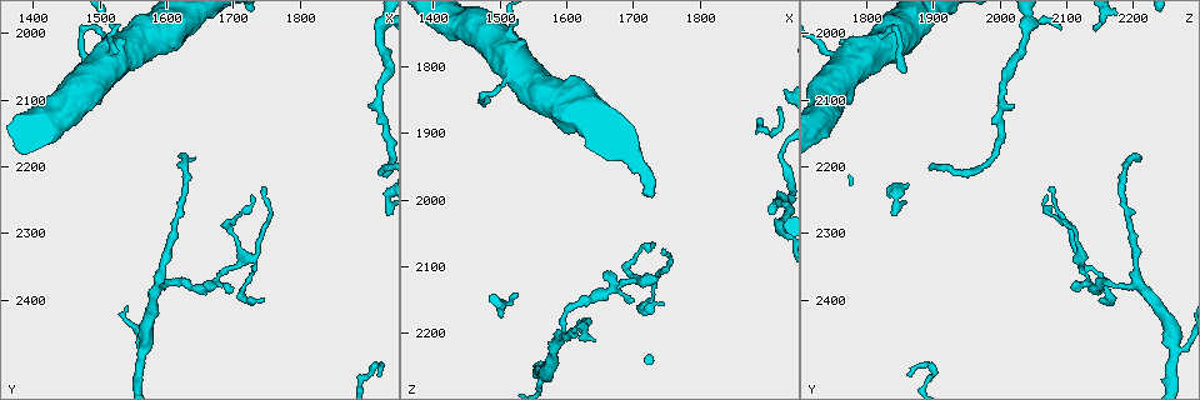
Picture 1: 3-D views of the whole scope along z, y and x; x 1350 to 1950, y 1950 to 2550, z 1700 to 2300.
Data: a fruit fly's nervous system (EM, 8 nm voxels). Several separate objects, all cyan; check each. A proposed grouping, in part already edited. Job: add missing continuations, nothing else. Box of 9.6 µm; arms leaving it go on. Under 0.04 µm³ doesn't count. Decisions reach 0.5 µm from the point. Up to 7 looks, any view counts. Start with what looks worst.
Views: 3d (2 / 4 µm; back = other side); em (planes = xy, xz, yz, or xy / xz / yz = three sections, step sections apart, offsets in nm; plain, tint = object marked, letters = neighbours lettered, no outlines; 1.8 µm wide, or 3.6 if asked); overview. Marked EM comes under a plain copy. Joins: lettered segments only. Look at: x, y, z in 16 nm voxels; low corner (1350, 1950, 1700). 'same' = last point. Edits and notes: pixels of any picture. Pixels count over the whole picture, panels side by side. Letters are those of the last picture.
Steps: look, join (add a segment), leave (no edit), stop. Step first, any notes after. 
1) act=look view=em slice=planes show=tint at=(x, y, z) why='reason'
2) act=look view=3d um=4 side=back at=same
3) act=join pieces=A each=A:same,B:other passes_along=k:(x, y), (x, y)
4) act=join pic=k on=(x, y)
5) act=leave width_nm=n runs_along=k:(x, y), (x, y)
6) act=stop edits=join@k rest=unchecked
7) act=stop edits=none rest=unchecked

act=look view=em slice=yz step=8 show=letters at=(1640, 2190, 2210) why='thin end'

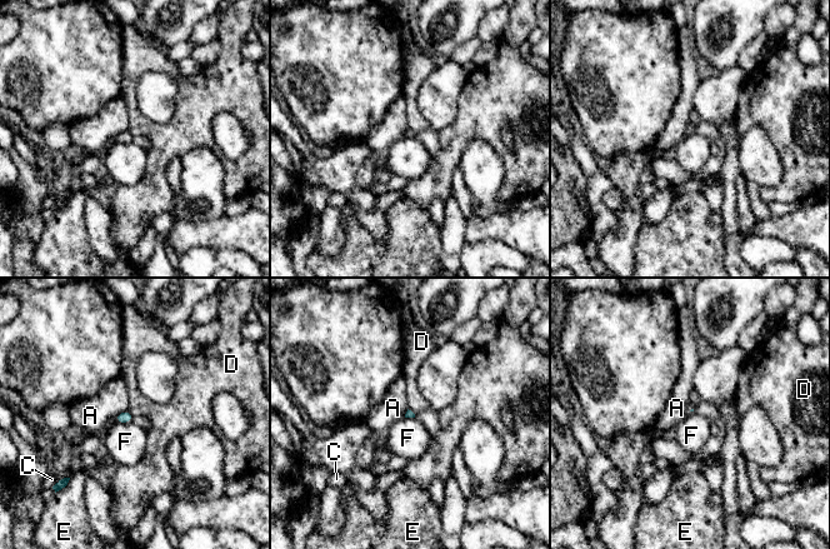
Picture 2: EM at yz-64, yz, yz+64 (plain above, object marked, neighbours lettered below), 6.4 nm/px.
act=look view=em slice=planes show=letters at=same

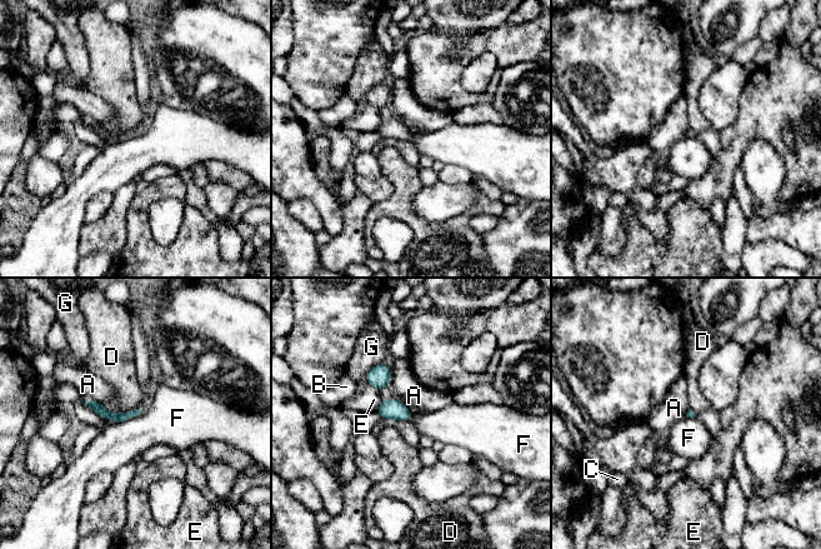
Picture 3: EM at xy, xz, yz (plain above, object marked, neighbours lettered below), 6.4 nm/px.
act=leave longest_contact=D:260nm each=A:other,B:other,C:other,D:other,E:other,F:other,G:other found='none of them fits'

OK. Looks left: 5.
act=look view=em slice=planes show=tint at=(1700, 2380, 2155)

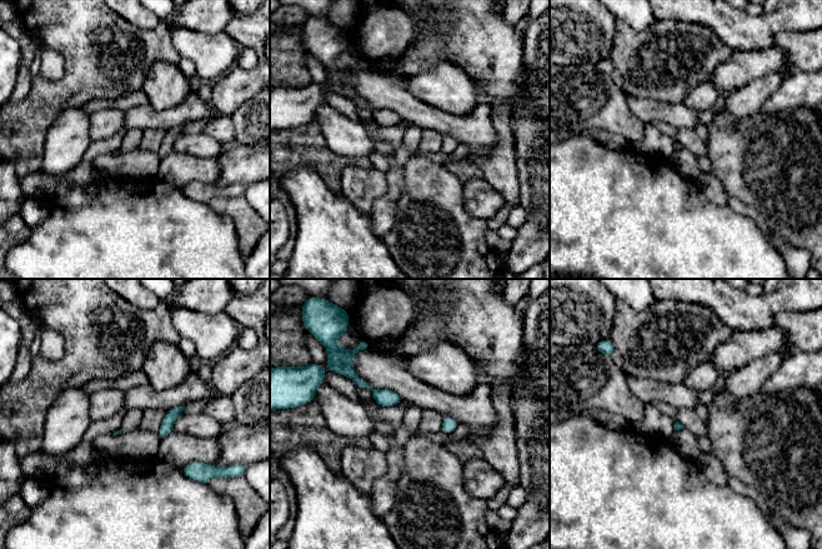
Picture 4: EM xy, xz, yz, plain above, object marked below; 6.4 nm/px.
act=look view=em slice=planes show=letters at=same why='what lies round it'

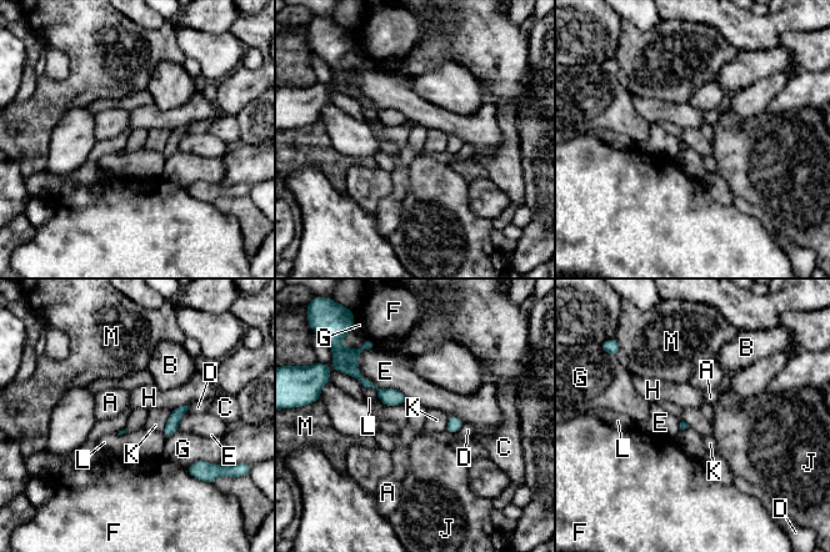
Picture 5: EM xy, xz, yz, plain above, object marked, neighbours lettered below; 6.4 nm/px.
act=leave each=A:other,B:other,C:other,D:other,E:other,F:other,G:other,H:other,J:other,K:other,L:other,M:other border=5:(364, 386), (375, 389), (379, 399) found='no lettered segment goes on from it'

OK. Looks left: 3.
act=look view=em slice=planes show=letters at=(1480, 2060, 1860) why='tapers out'

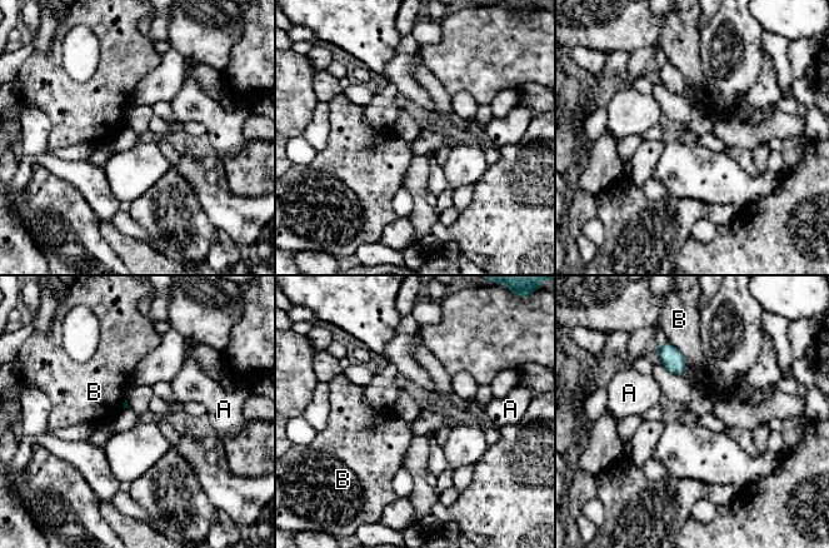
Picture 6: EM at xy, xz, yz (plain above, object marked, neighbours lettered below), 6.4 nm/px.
act=leave each=A:other,B:other border=6:(667, 339), (680, 353), (687, 364) found='none of them fits'

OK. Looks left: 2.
act=stop edits=none rest=unchecked

